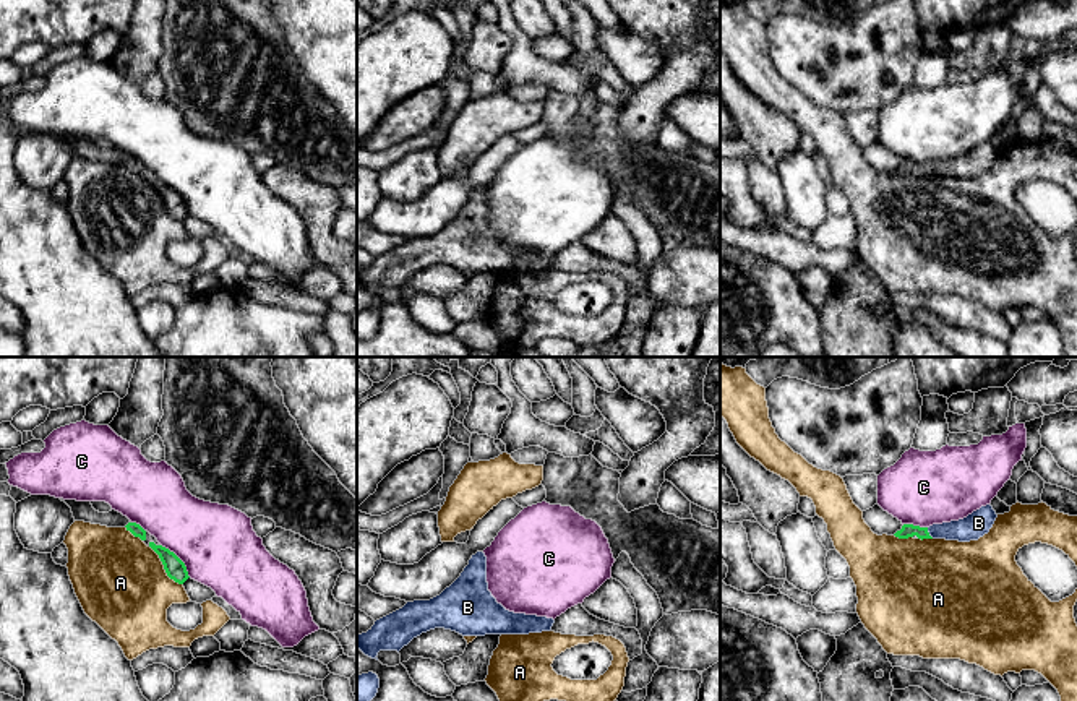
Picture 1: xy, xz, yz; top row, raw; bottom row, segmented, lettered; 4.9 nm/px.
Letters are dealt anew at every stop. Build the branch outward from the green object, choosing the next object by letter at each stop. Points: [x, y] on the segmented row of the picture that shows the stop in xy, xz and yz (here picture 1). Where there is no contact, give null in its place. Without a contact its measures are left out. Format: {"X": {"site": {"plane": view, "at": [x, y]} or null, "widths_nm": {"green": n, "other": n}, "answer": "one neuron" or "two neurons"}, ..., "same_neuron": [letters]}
{"A": {"site": {"plane": "xy", "at": [164, 568]}, "widths_nm": {"green": 100, "other": 460}, "answer": "two neurons"}, "B": {"site": {"plane": "yz", "at": [928, 533]}, "widths_nm": {"green": 70, "other": 120}, "answer": "one neuron"}, "C": {"site": {"plane": "xy", "at": [179, 559]}, "widths_nm": {"green": 100, "other": 380}, "answer": "two neurons"}, "same_neuron": ["B"]}

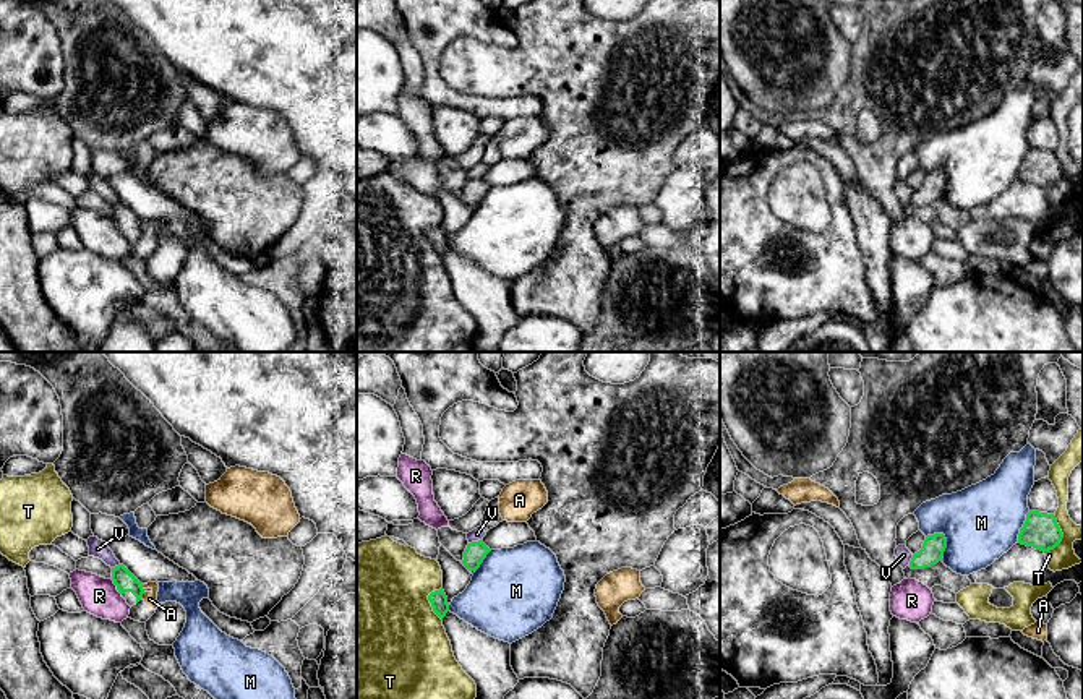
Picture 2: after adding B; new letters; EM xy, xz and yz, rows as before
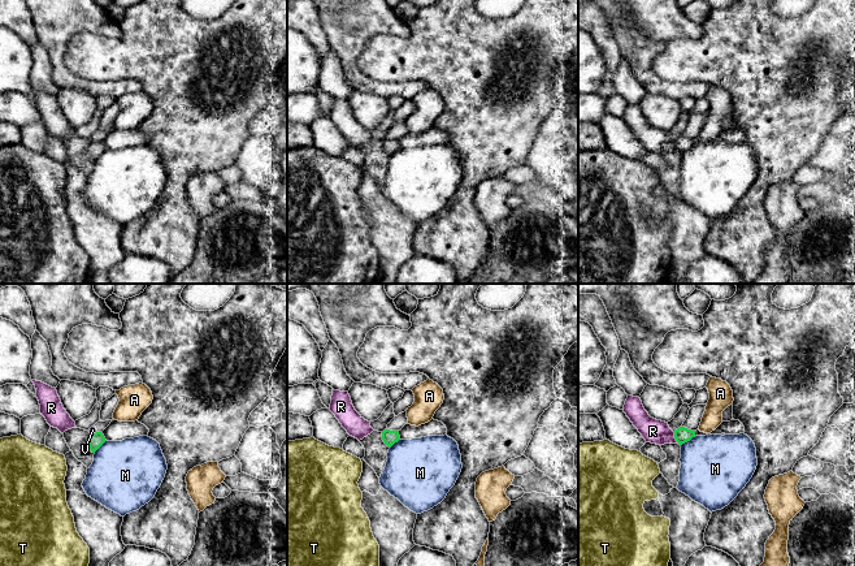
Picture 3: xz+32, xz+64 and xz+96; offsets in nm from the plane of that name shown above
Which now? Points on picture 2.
{"A": {"site": {"plane": "xy", "at": [141, 596]}, "widths_nm": {"green": 100, "other": 70}, "answer": "two neurons"}, "M": {"site": {"plane": "yz", "at": [946, 539]}, "widths_nm": {"green": 110, "other": 380}, "answer": "two neurons"}, "R": {"site": {"plane": "xy", "at": [117, 587]}, "widths_nm": {"green": 100, "other": 190}, "answer": "two neurons"}, "T": {"site": {"plane": "yz", "at": [1062, 536]}, "widths_nm": {"green": 180, "other": 120}, "answer": "two neurons"}, "V": {"site": {"plane": "xz", "at": [474, 542]}, "widths_nm": {"green": 110, "other": 70}, "answer": "two neurons"}, "same_neuron": []}

